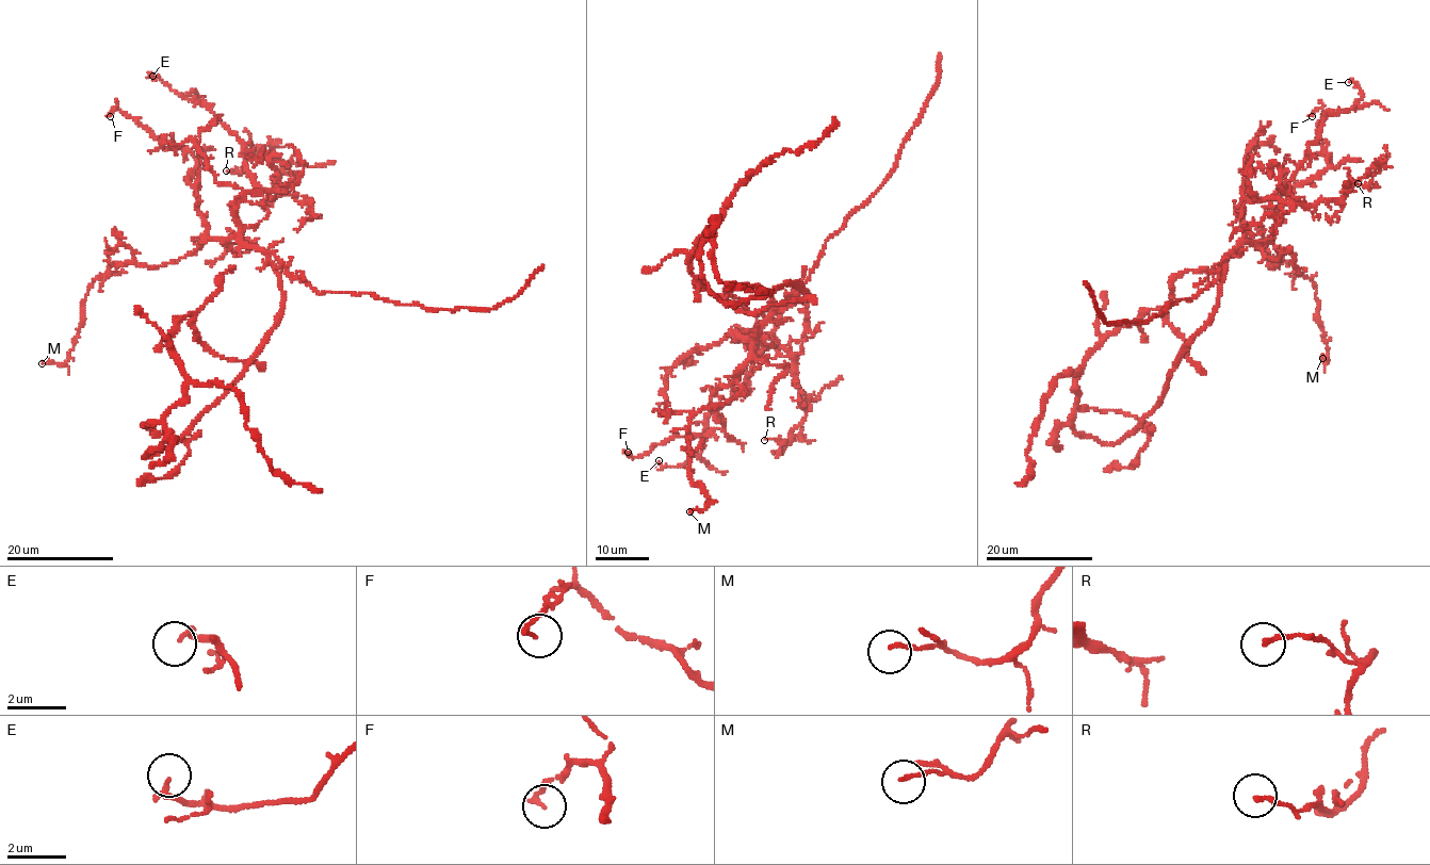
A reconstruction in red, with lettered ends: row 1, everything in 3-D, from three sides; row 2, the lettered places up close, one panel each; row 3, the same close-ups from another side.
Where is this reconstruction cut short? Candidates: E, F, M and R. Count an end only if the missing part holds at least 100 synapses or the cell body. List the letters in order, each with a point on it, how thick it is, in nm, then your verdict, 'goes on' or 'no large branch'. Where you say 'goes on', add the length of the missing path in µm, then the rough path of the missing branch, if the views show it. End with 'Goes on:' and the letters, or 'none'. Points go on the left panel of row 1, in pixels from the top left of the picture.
E: at (152, 76); 190 nm thick; no large branch
F: at (110, 116); 150 nm thick; no large branch
M: at (42, 363); 130 nm thick; no large branch
R: at (226, 170); 150 nm thick; no large branch
Goes on: none

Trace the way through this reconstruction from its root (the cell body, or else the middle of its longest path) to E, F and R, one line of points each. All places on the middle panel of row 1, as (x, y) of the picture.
E: (790, 286), (807, 298), (756, 336), (736, 333), (758, 332), (763, 351), (707, 418), (701, 451), (659, 460)
F: (790, 286), (807, 298), (769, 315), (736, 379), (712, 395), (724, 426), (628, 452)
R: (790, 286), (807, 298), (756, 336), (736, 333), (772, 335), (793, 359), (806, 419), (790, 444), (764, 440)

